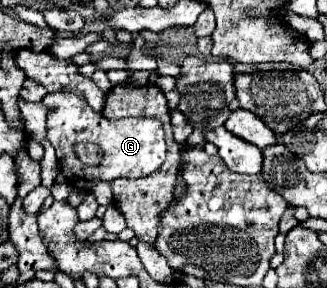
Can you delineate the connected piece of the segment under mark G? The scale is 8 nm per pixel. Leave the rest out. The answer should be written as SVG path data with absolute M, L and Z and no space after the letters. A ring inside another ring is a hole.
M49 92L41 104L49 108L47 114L47 140L57 152L61 174L69 180L75 190L91 190L101 180L115 178L143 178L155 172L165 162L165 140L163 126L157 118L123 118L123 120L107 120L99 112L91 110L89 104L71 92ZM93 142L101 146L105 152L103 162L99 166L85 166L75 156L75 144Z

